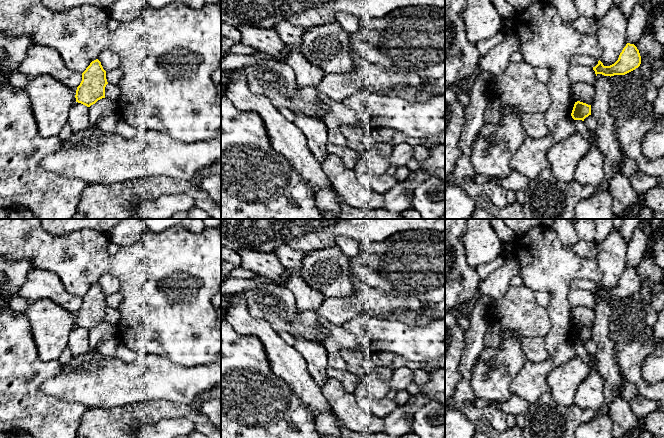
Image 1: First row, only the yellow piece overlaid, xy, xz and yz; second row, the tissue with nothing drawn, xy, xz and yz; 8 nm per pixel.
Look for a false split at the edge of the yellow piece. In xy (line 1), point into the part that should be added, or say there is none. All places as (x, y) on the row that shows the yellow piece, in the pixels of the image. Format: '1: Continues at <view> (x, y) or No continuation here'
1: No continuation here

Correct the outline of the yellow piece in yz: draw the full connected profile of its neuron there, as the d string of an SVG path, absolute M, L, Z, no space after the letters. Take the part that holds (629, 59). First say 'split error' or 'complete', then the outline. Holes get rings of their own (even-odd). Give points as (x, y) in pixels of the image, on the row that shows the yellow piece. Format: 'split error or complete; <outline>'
complete; M627 43L619 55L618 60L610 65L604 66L599 60L598 64L593 67L596 76L602 74L604 76L625 75L641 64L641 56L639 50L634 44Z

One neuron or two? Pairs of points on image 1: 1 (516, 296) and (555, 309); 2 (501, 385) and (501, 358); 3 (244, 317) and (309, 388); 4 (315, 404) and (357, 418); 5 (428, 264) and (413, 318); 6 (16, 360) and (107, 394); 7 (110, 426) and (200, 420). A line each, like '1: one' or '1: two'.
1: two
2: one
3: one
4: two
5: two
6: two
7: one

